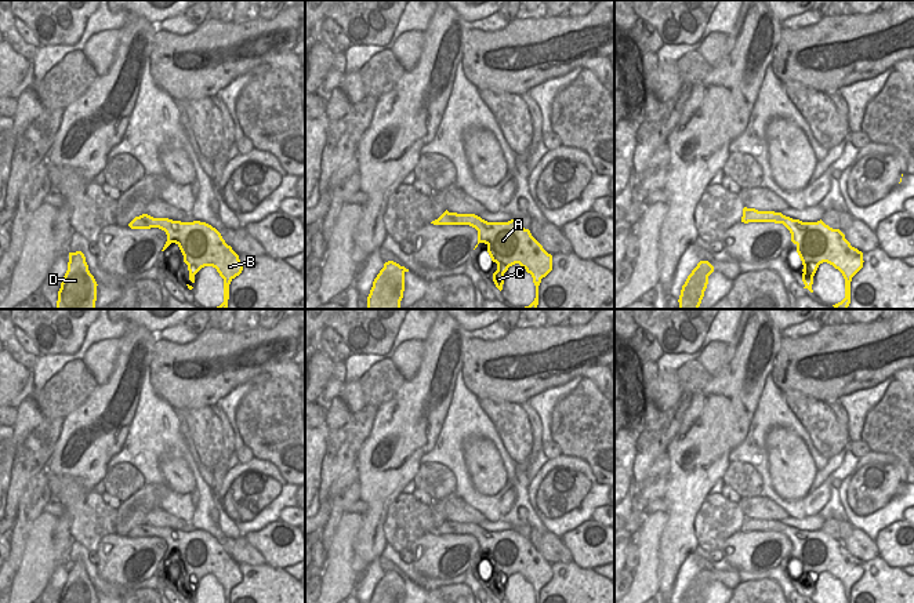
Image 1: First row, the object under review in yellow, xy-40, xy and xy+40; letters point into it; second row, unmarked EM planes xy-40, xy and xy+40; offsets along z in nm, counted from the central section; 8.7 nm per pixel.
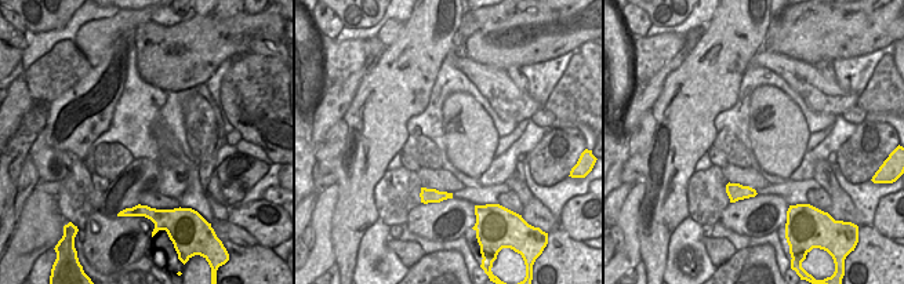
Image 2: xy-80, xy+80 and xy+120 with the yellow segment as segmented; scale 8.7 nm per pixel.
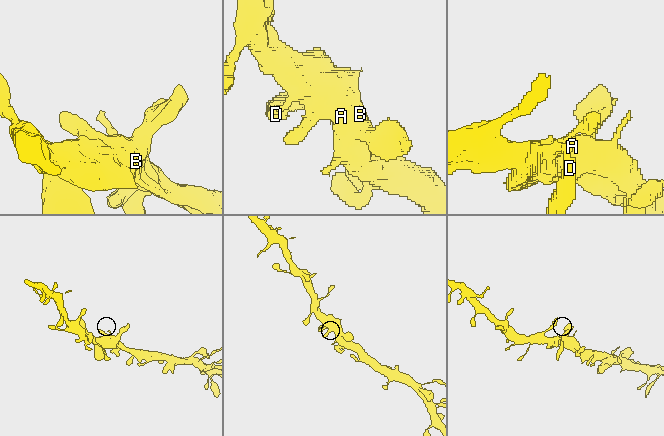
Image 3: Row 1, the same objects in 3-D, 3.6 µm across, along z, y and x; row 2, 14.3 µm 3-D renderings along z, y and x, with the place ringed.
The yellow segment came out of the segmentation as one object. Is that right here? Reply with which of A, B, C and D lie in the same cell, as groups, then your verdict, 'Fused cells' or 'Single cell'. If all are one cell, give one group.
Groups: A B C D. Single cell

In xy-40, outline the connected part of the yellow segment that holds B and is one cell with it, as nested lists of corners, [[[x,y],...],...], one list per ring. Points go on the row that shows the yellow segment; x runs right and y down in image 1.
[[[148,214],[135,217],[128,226],[131,229],[159,228],[166,232],[167,241],[162,251],[175,243],[188,265],[189,280],[195,283],[195,275],[204,266],[213,266],[224,279],[224,302],[215,309],[226,309],[229,284],[243,270],[239,255],[225,243],[221,233],[211,225],[200,221],[181,222],[168,218],[153,218]]]

